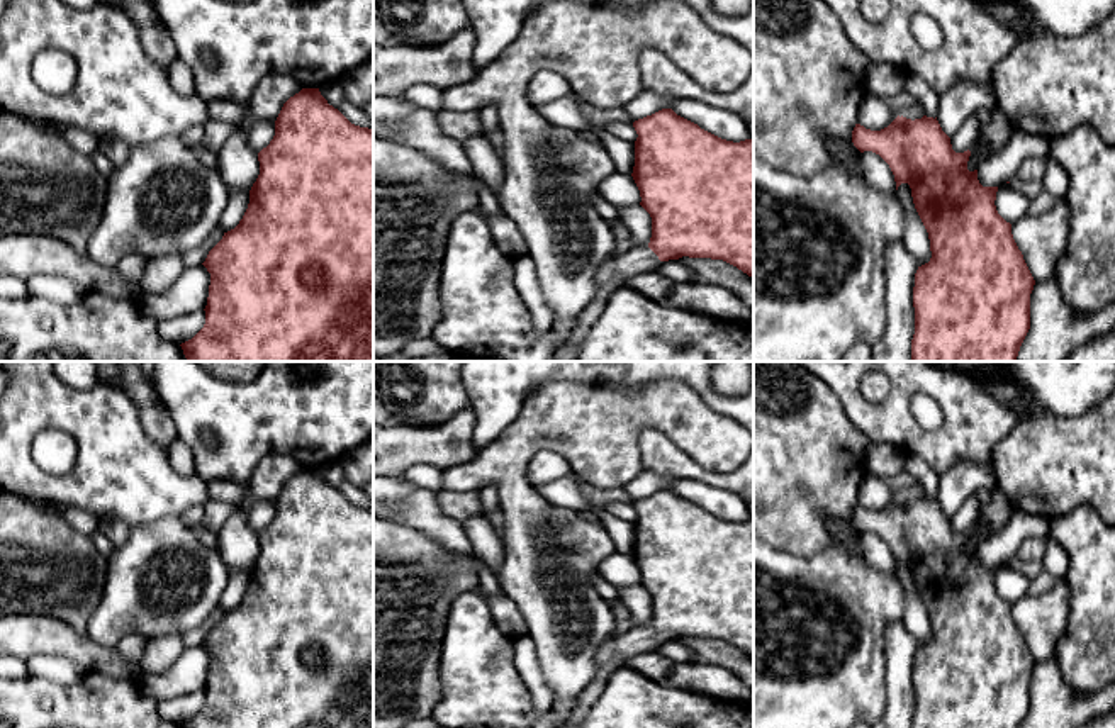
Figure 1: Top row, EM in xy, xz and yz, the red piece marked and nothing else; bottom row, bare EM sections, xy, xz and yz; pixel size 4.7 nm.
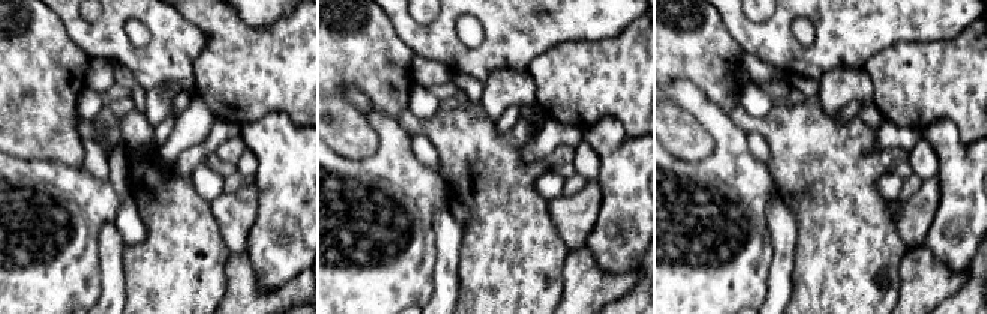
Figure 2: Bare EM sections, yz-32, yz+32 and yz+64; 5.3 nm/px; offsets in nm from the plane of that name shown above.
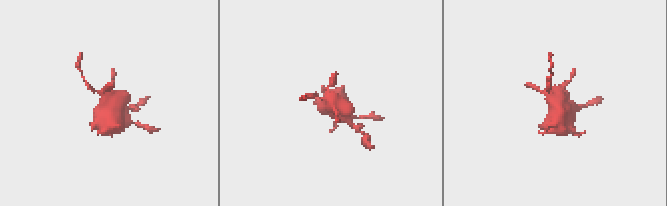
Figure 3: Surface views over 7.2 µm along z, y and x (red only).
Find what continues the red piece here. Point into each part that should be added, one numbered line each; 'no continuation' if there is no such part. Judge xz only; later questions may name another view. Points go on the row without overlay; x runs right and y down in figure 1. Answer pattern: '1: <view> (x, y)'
1: xz (616, 650)

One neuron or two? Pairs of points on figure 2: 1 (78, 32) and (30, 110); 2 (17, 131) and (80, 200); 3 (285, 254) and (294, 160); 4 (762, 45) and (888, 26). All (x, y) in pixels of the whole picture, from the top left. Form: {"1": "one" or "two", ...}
{"1": "two", "2": "two", "3": "one", "4": "one"}

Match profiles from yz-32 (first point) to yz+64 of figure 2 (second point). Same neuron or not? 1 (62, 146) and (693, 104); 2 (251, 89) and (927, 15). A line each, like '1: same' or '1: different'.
1: different
2: different

